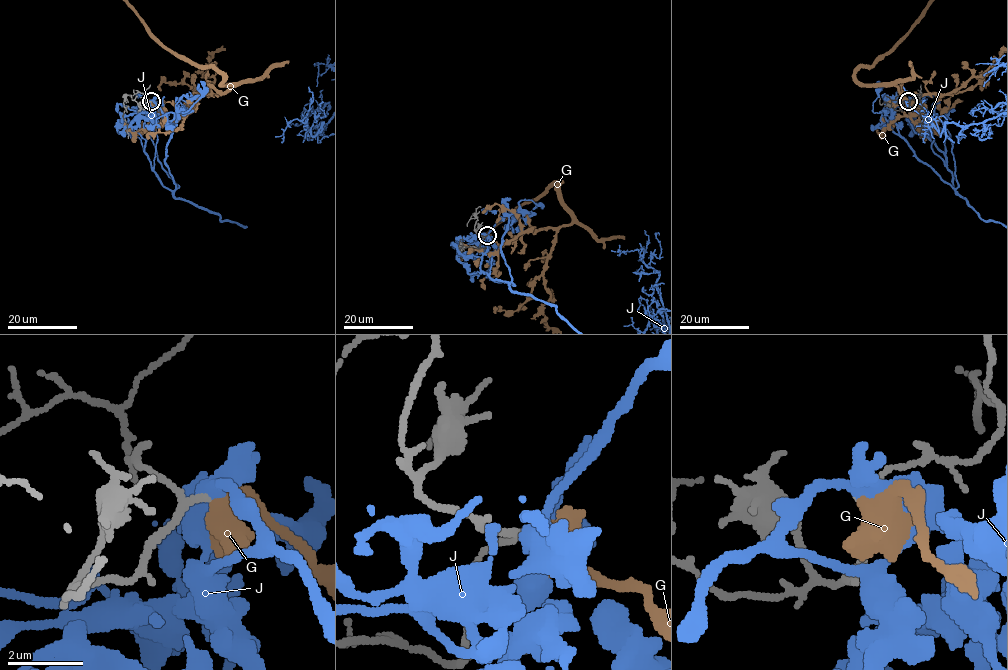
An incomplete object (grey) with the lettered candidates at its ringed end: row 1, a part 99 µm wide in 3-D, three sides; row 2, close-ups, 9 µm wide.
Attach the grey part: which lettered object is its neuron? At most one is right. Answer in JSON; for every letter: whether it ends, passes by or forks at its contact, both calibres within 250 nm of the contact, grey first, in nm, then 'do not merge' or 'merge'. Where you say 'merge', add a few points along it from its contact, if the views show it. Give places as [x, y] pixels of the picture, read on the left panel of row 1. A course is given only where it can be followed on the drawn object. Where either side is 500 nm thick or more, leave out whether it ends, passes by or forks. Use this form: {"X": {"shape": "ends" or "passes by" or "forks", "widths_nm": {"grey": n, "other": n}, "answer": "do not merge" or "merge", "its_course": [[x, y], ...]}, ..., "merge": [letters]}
{"G": {"shape": "passes by", "widths_nm": {"grey": 140, "other": 440}, "answer": "do not merge"}, "J": {"shape": "forks", "widths_nm": {"grey": 170, "other": 360}, "answer": "do not merge"}, "merge": []}

